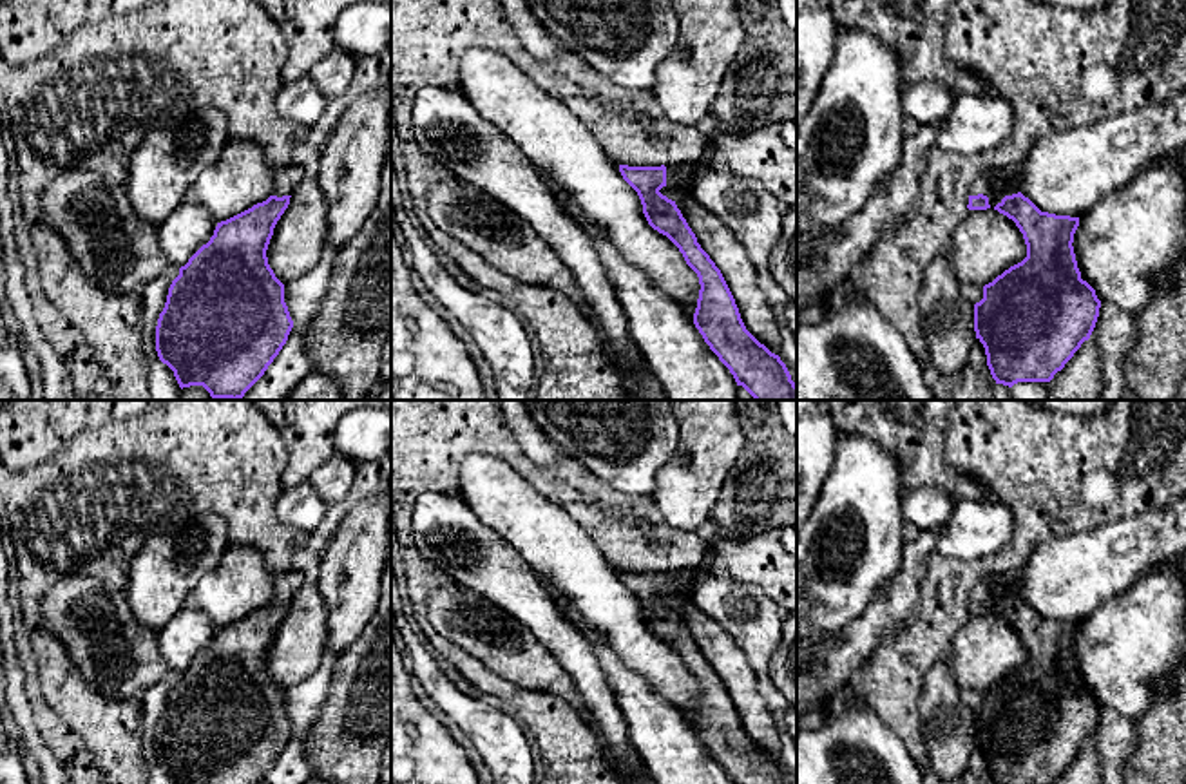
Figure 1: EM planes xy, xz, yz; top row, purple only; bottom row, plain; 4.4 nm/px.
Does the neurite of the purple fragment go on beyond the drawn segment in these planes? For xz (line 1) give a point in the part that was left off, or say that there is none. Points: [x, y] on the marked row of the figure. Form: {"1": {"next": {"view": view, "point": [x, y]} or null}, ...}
{"1": {"next": {"view": "xz", "point": [679, 178]}}}

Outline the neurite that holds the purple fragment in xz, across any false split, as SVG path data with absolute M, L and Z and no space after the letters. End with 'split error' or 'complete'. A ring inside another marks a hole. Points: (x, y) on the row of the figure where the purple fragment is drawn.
M710 136L704 152L686 165L619 165L623 179L637 192L648 225L666 235L699 277L693 324L710 349L730 369L737 386L755 400L797 400L797 384L779 355L744 326L735 299L715 263L697 243L675 199L690 192L693 177L719 167L717 143Z | split error

